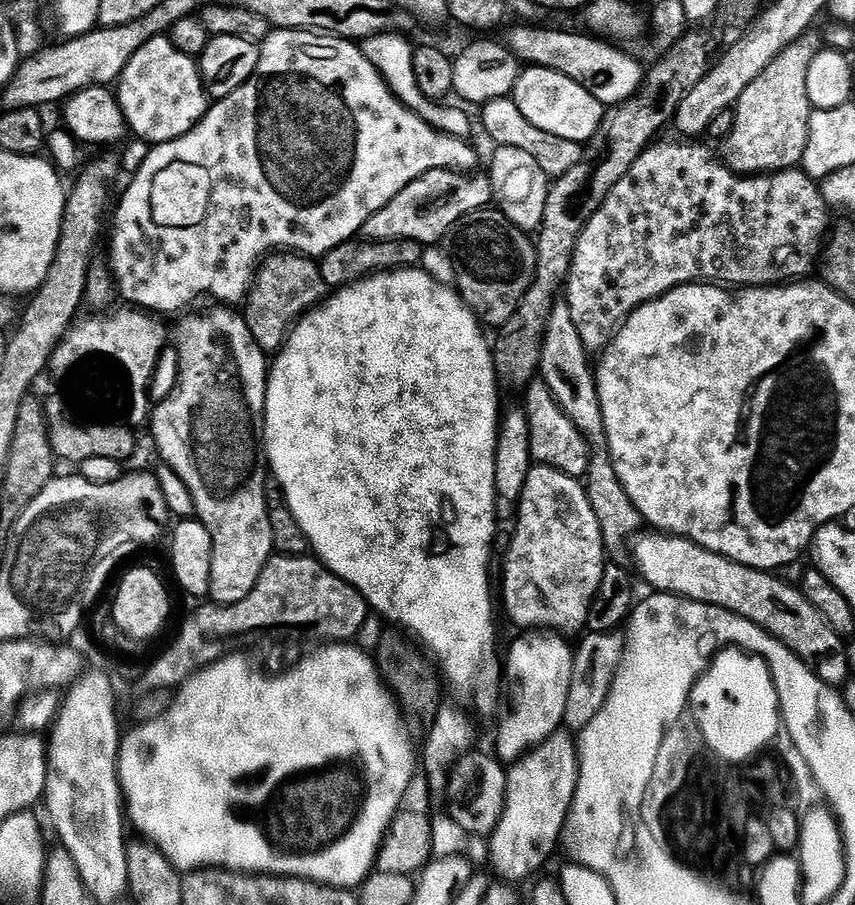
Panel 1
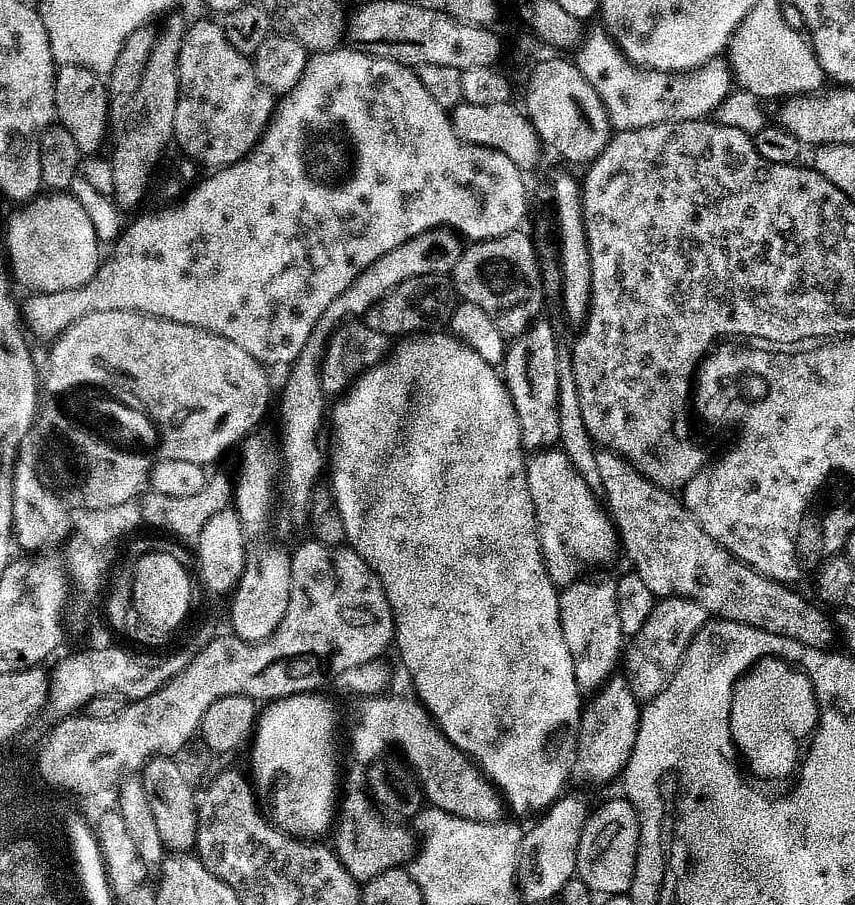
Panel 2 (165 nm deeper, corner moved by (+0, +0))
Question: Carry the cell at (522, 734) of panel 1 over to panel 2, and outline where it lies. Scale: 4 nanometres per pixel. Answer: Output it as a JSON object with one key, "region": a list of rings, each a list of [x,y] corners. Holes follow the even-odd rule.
{"region":[[[586,580],[576,581],[563,589],[560,596],[560,605],[563,636],[566,638],[566,642],[571,648],[572,657],[575,660],[575,674],[578,678],[580,689],[584,692],[588,692],[588,690],[592,690],[591,692],[599,691],[617,673],[616,668],[618,664],[621,665],[626,646],[626,637],[623,634],[623,626],[619,614],[617,585],[613,581],[611,583],[586,582]]]}

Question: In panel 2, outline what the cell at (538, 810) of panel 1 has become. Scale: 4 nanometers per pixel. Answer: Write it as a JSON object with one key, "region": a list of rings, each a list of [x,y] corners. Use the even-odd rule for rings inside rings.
{"region":[[[616,676],[601,689],[602,726],[598,730],[594,721],[589,721],[579,733],[577,758],[574,762],[575,775],[592,784],[606,784],[617,781],[631,760],[641,726],[643,707],[637,699],[631,683]]]}

